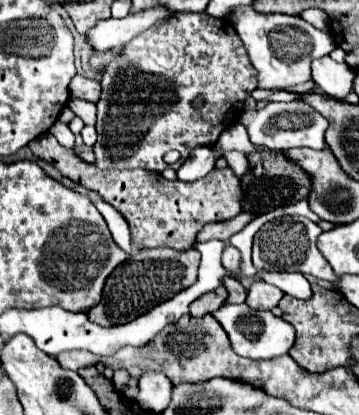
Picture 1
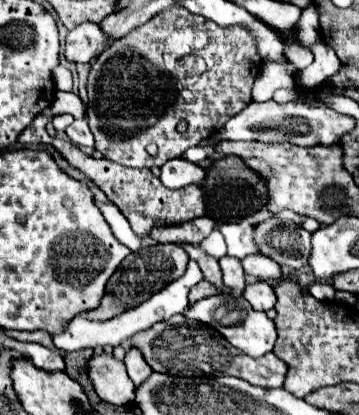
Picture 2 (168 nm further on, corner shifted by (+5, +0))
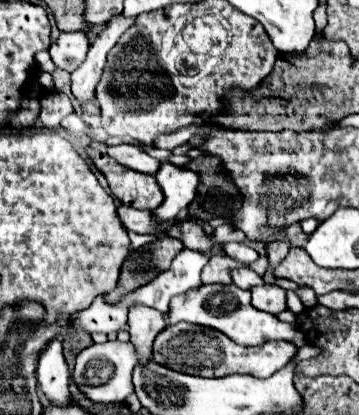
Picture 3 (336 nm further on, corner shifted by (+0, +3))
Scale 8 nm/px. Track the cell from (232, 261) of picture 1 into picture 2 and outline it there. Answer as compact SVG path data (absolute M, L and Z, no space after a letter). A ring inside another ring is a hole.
M224 255L220 259L220 267L222 267L222 281L226 289L234 295L242 295L246 283L244 283L244 269L240 267L240 259Z

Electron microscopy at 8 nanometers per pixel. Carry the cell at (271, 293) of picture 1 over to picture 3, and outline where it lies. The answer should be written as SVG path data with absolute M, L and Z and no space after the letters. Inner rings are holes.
M267 284L253 286L251 294L253 294L251 302L257 310L263 310L263 312L269 312L269 314L279 314L279 312L287 310L285 290L279 288L279 286L267 286Z

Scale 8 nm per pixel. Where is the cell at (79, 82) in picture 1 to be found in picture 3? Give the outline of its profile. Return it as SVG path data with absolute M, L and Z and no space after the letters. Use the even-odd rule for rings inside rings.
M37 52L35 62L37 62L37 68L43 70L43 72L49 72L51 74L51 72L57 70L57 66L53 64L53 60L51 60L51 56L47 52Z

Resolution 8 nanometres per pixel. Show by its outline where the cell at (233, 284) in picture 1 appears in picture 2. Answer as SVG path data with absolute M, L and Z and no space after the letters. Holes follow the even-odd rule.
M182 243L182 247L186 249L188 257L190 257L190 259L194 259L194 261L200 265L200 269L202 269L204 277L206 277L208 281L212 281L216 287L220 287L220 289L224 291L224 285L222 285L222 271L220 271L218 259L214 259L214 257L210 257L210 255L206 255L198 245Z

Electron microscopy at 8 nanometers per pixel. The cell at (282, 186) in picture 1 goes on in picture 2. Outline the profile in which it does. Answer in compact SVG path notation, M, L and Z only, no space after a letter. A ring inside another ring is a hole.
M228 155L224 159L214 161L206 169L206 177L202 181L204 191L204 203L206 203L206 217L212 217L214 221L226 223L226 221L240 221L256 211L260 211L266 203L266 185L262 179L256 179L248 167L244 167L242 159L236 159L236 155Z

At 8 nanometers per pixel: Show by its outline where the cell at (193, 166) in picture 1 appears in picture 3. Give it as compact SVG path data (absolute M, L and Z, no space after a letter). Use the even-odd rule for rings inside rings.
M165 162L165 164L161 164L155 178L157 178L159 186L163 188L165 200L157 210L153 210L153 214L159 220L171 220L193 202L193 196L197 192L197 184L199 184L199 176L197 176L197 172L189 172L187 168Z

